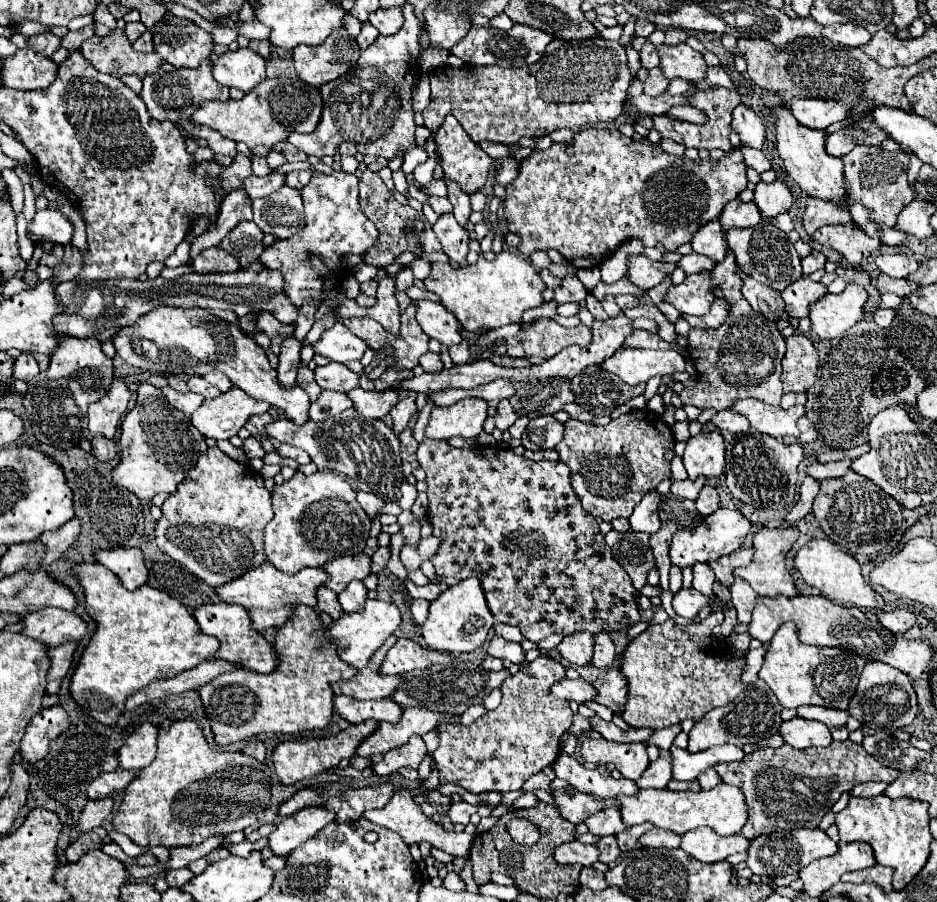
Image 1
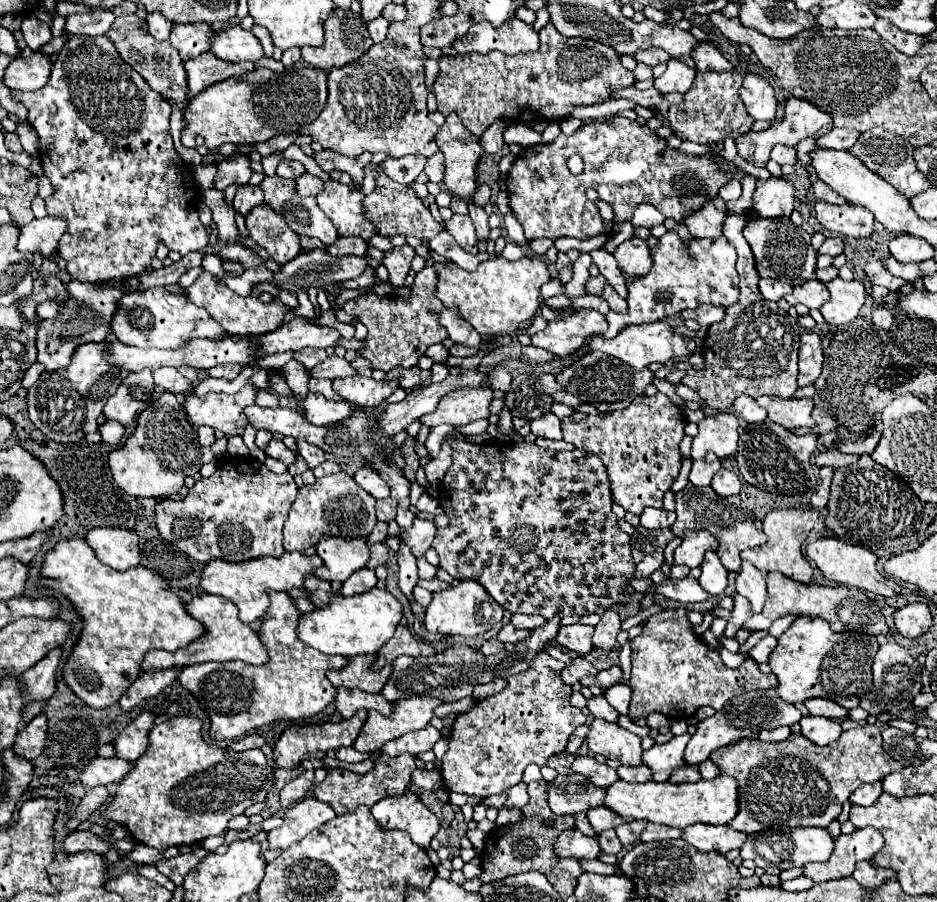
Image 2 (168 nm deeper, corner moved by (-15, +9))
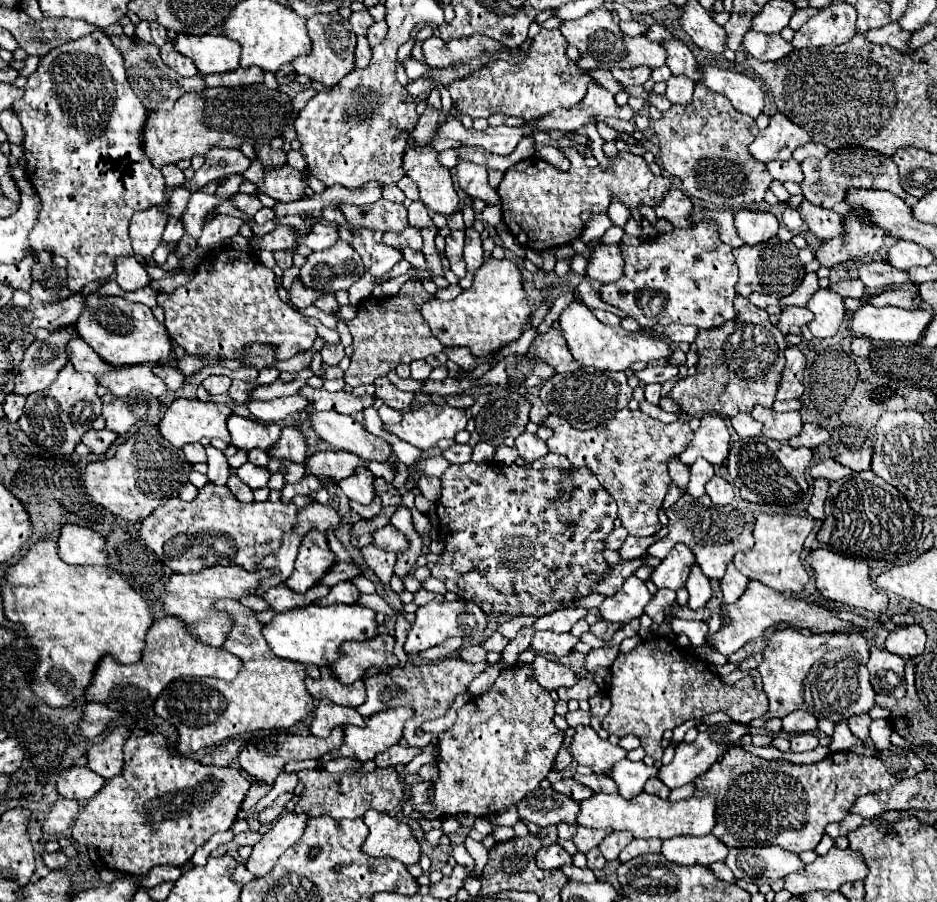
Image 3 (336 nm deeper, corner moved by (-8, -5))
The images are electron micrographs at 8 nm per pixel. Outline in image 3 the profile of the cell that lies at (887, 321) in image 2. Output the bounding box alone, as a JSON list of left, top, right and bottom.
[851,336,872,357]

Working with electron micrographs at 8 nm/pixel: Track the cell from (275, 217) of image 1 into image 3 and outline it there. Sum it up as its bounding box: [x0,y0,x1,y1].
[232,192,262,216]

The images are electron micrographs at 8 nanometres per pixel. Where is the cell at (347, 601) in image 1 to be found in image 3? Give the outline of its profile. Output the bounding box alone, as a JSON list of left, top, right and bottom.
[316,582,360,606]

